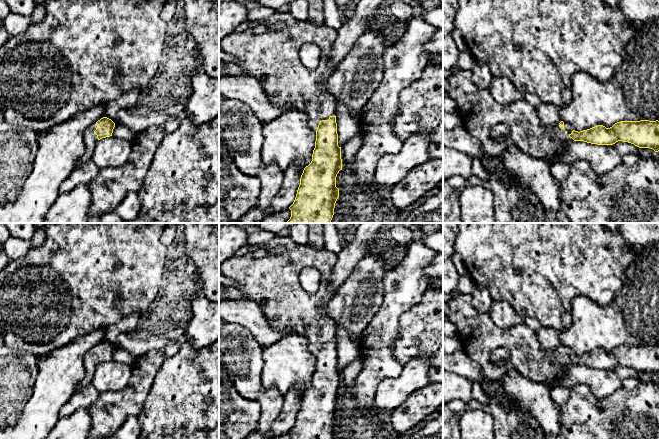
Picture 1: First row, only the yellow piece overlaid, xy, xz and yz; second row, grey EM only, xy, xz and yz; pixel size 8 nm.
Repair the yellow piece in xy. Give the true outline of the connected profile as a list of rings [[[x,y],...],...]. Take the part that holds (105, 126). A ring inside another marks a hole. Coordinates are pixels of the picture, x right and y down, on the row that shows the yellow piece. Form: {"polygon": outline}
{"polygon": [[[103,117],[97,122],[94,122],[85,130],[84,132],[85,153],[79,159],[76,169],[82,167],[89,160],[91,160],[96,142],[102,138],[112,136],[114,127],[115,123],[111,119]]]}

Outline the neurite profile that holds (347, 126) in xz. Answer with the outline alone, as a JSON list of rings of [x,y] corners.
[[[336,101],[336,123],[339,147],[342,147],[361,130],[360,122],[349,114],[346,105],[340,101]]]

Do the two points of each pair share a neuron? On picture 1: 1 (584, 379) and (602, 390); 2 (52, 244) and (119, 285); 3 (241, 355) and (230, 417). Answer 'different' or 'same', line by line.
1: same
2: same
3: different

